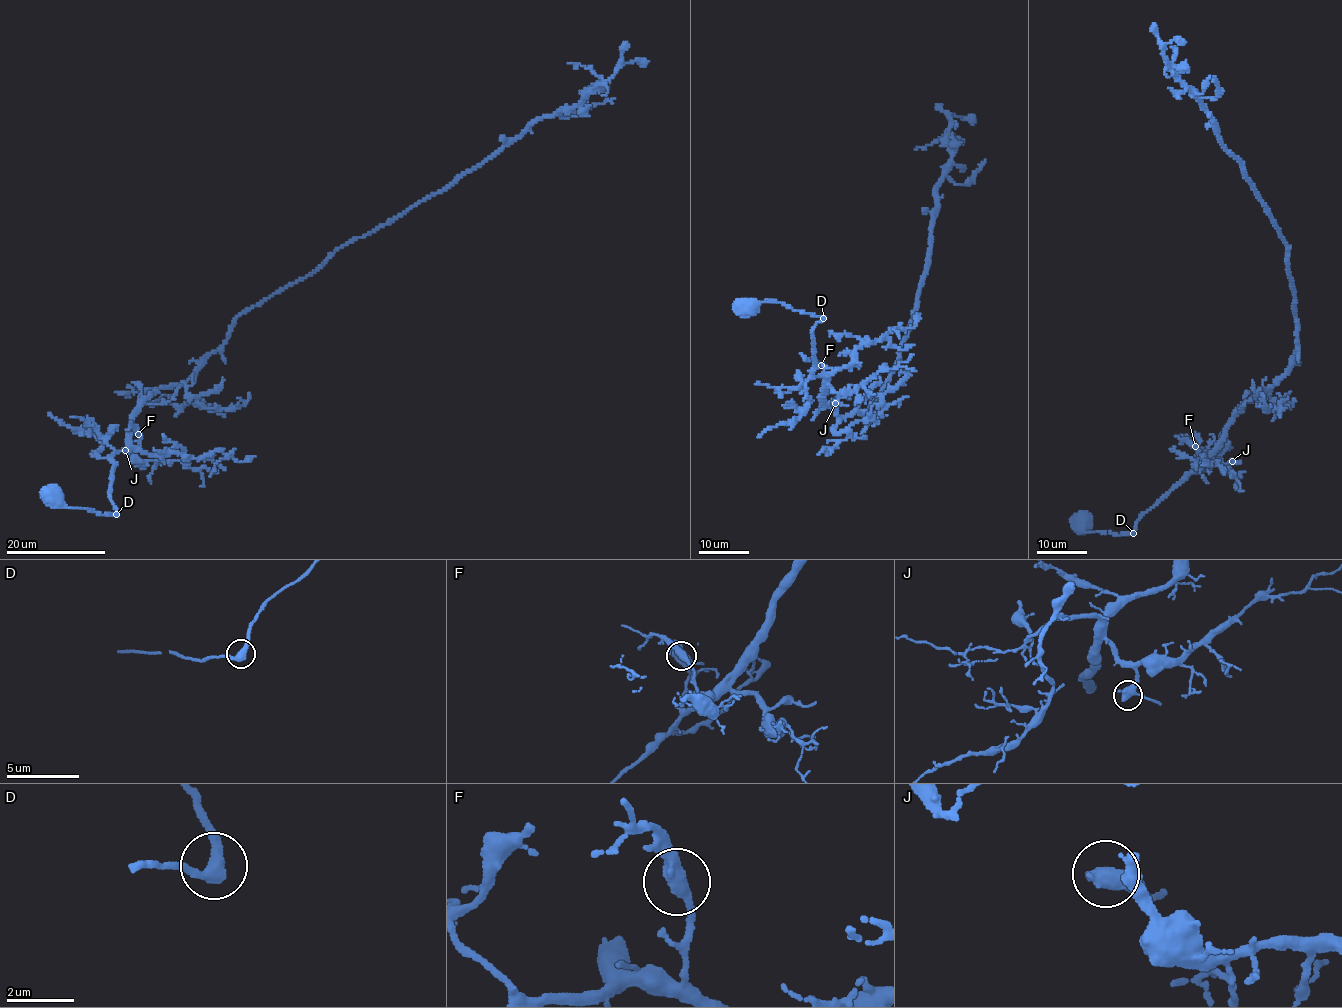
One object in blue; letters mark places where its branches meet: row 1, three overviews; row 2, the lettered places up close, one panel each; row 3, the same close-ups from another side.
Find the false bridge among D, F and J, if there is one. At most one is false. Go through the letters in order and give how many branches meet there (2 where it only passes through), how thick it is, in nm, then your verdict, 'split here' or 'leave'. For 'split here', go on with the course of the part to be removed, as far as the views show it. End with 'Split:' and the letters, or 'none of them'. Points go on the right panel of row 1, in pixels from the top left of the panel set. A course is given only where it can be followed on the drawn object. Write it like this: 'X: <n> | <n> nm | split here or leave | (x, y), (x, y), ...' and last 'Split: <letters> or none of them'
D: 2 | 400 nm | leave
F: 2 | 400 nm | leave
J: 2 | 440 nm | leave
Split: none of them

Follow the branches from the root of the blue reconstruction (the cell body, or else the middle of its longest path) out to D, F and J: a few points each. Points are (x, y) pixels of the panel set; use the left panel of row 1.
D: (54, 498), (67, 507), (116, 514)
F: (54, 498), (67, 507), (114, 515), (108, 495), (110, 458), (138, 449), (138, 434)
J: (54, 498), (67, 507), (114, 515), (108, 495), (110, 458), (129, 447), (129, 453), (125, 450)

